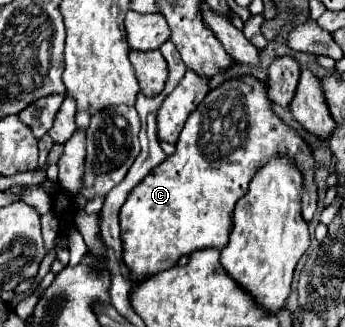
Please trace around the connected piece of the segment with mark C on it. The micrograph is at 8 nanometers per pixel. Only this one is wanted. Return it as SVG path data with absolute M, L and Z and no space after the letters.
M253 75L225 81L209 91L203 103L189 115L179 141L177 151L157 165L139 185L133 187L127 201L121 207L119 223L123 237L123 261L131 269L137 281L153 277L177 263L179 257L191 255L203 247L227 245L231 233L231 219L235 203L247 193L253 173L275 153L289 153L297 157L299 169L303 169L307 193L303 193L303 219L311 221L317 209L317 185L315 185L315 157L309 143L291 129L283 119L273 113L273 101L267 97L267 85Z

